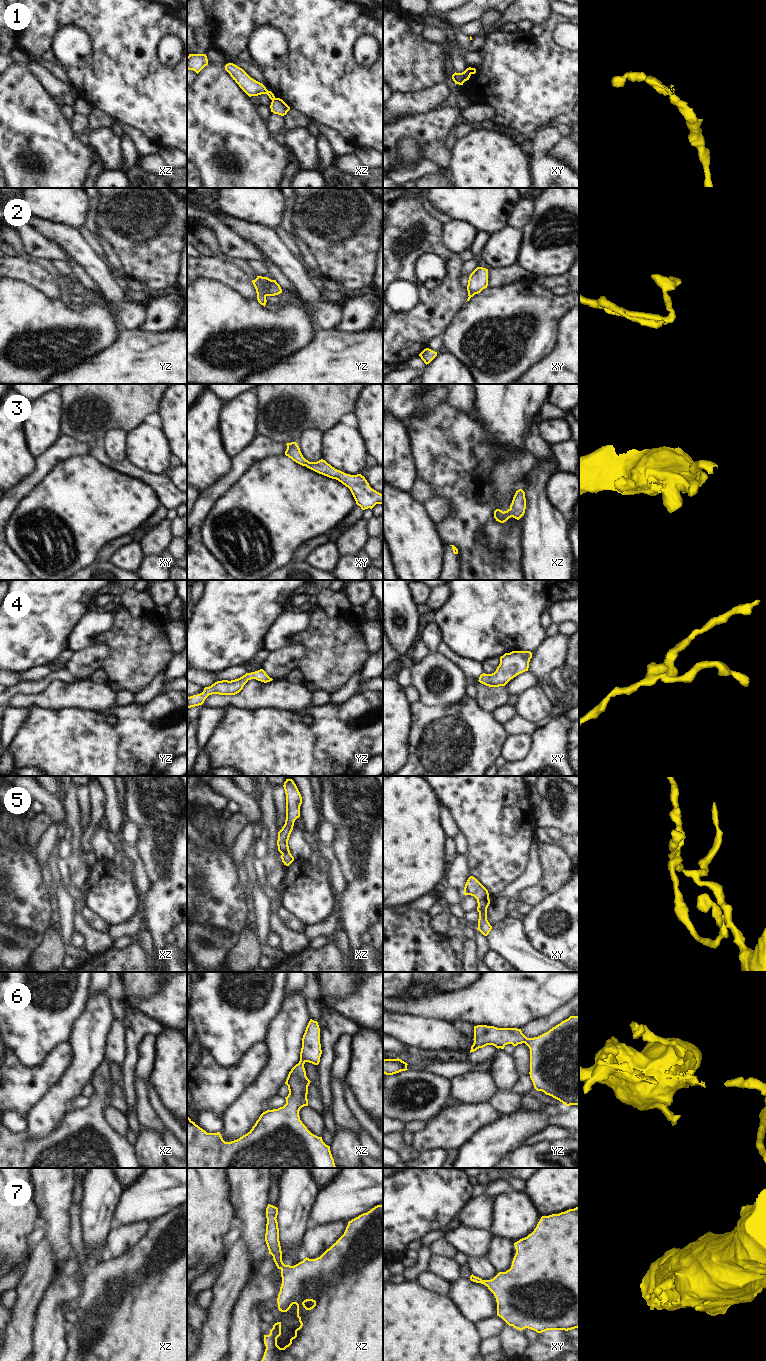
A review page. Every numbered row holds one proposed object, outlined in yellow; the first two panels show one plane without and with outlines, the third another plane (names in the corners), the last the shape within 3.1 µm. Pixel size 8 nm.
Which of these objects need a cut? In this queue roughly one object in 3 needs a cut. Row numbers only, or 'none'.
1, 5

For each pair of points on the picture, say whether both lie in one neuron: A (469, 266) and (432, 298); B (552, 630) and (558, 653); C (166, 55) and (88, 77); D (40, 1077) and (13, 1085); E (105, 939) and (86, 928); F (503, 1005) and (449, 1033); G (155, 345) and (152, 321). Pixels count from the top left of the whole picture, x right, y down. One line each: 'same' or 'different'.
A: different
B: different
C: same
D: same
E: same
F: different
G: different

